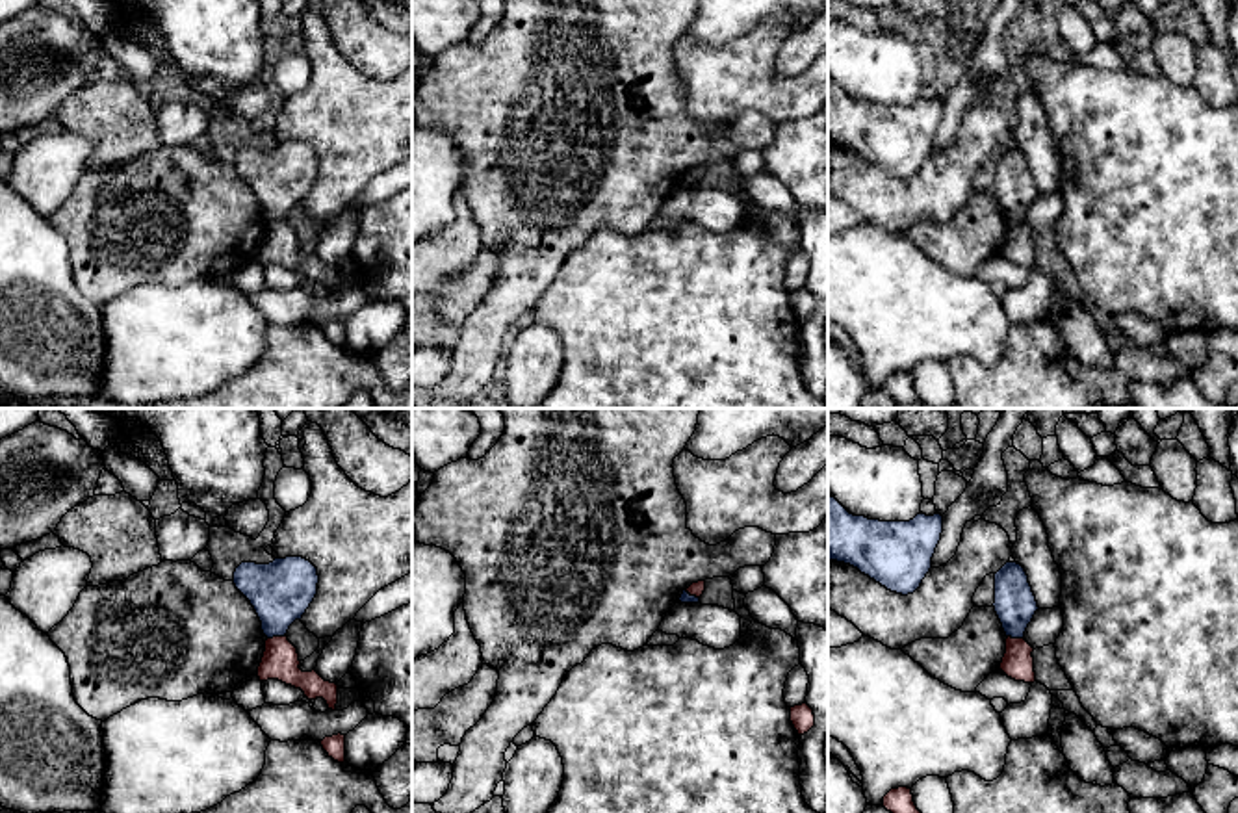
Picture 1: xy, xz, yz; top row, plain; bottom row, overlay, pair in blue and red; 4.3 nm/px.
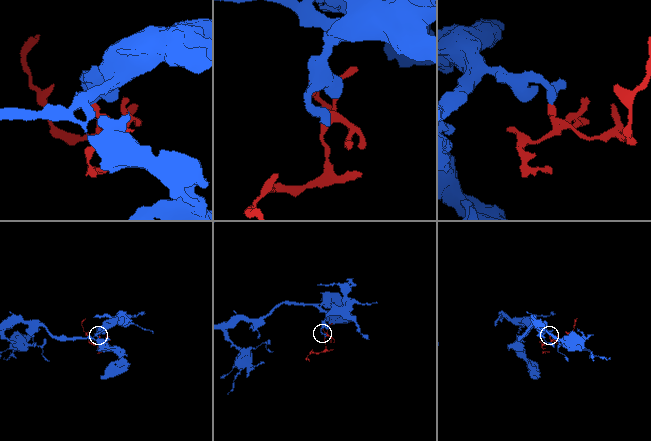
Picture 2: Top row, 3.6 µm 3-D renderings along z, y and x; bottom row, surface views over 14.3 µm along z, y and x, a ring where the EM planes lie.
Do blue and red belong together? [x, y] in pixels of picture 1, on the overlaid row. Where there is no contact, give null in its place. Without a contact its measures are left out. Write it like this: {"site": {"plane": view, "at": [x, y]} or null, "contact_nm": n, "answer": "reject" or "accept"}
{"site": {"plane": "xy", "at": [275, 635]}, "contact_nm": 80, "answer": "reject"}

